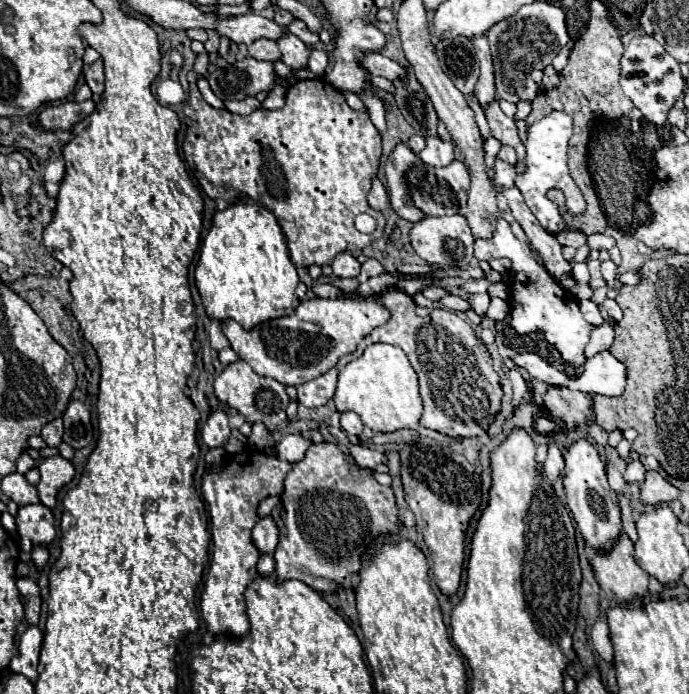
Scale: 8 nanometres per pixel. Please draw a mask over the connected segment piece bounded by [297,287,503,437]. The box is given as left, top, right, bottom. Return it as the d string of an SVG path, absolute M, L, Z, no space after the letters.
M391 287L385 295L381 295L383 305L391 311L391 319L383 325L373 329L357 347L355 353L343 357L333 369L329 369L325 375L311 379L297 387L297 401L305 407L321 407L325 405L333 395L337 387L337 373L341 367L345 367L349 361L357 359L367 345L371 343L391 343L405 351L409 357L409 363L413 365L417 377L419 377L419 393L423 399L423 415L419 419L419 425L445 433L449 437L481 437L491 427L495 415L501 411L501 381L497 371L491 365L491 355L485 347L485 343L473 333L467 321L463 321L457 313L447 311L449 315L449 329L443 327L443 313L445 309L433 309L427 317L419 317L415 313L415 301L399 291L397 287Z

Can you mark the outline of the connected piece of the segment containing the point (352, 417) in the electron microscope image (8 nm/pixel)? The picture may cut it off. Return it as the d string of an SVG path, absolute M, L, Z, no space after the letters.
M343 413L341 415L341 429L347 433L347 435L361 435L363 433L363 423L359 419L357 413Z

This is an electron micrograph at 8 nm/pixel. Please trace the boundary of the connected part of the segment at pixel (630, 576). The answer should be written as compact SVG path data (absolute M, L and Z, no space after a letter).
M621 535L619 541L615 543L613 551L611 553L599 553L595 551L593 553L593 571L595 571L595 579L597 583L601 585L601 589L607 593L607 597L619 605L635 599L635 597L645 597L649 591L647 591L647 581L649 581L649 575L635 563L635 557L633 557L633 543L629 541L627 535Z

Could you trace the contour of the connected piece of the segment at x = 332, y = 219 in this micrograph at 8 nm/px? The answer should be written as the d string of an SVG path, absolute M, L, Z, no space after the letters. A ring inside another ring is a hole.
M305 79L289 87L285 105L277 111L257 109L251 115L235 115L227 109L213 109L197 89L197 83L189 85L189 99L183 107L191 125L187 127L183 141L183 155L187 165L195 171L195 177L203 191L213 199L223 199L233 205L243 197L269 209L277 219L291 221L297 227L297 239L287 243L289 257L295 267L323 267L331 265L337 253L361 251L383 235L385 217L371 209L367 203L367 191L371 179L377 175L377 161L381 155L381 135L369 119L369 113L355 111L347 105L341 91L323 79ZM359 213L369 213L377 221L377 229L369 235L355 229L353 219Z

